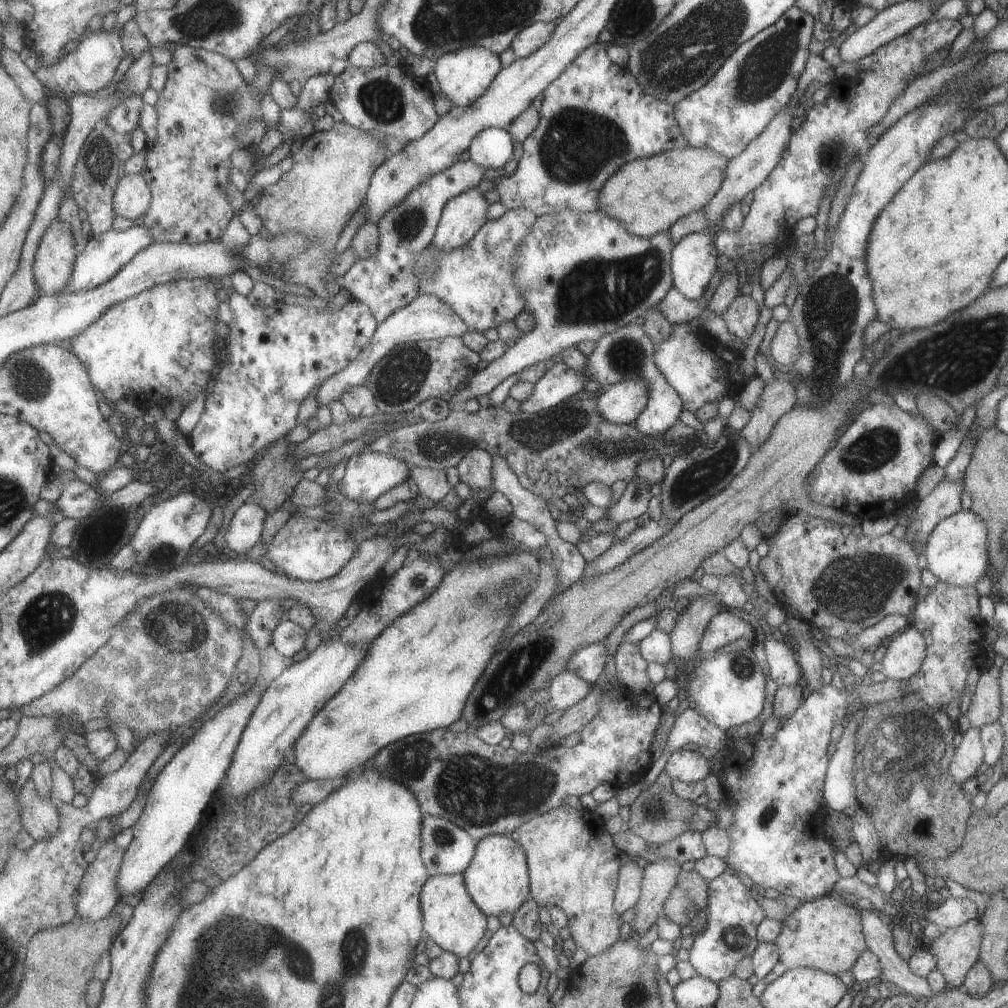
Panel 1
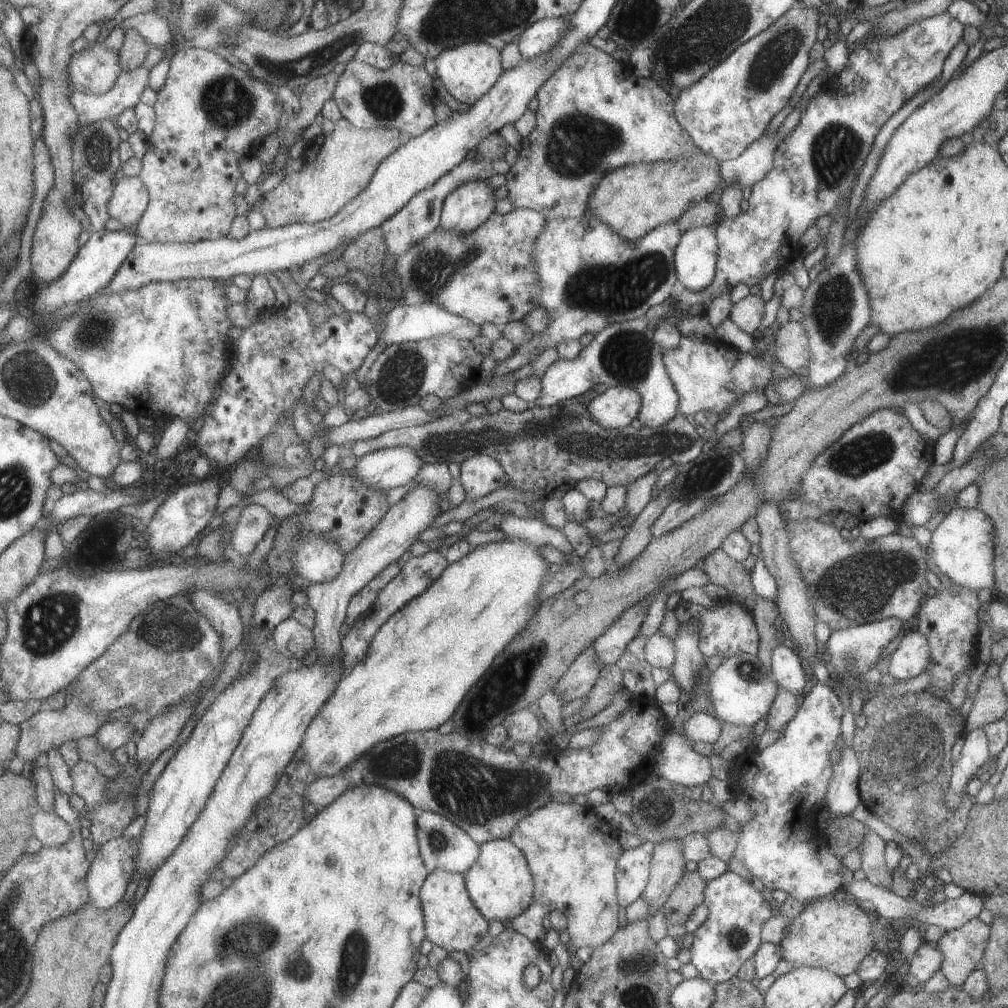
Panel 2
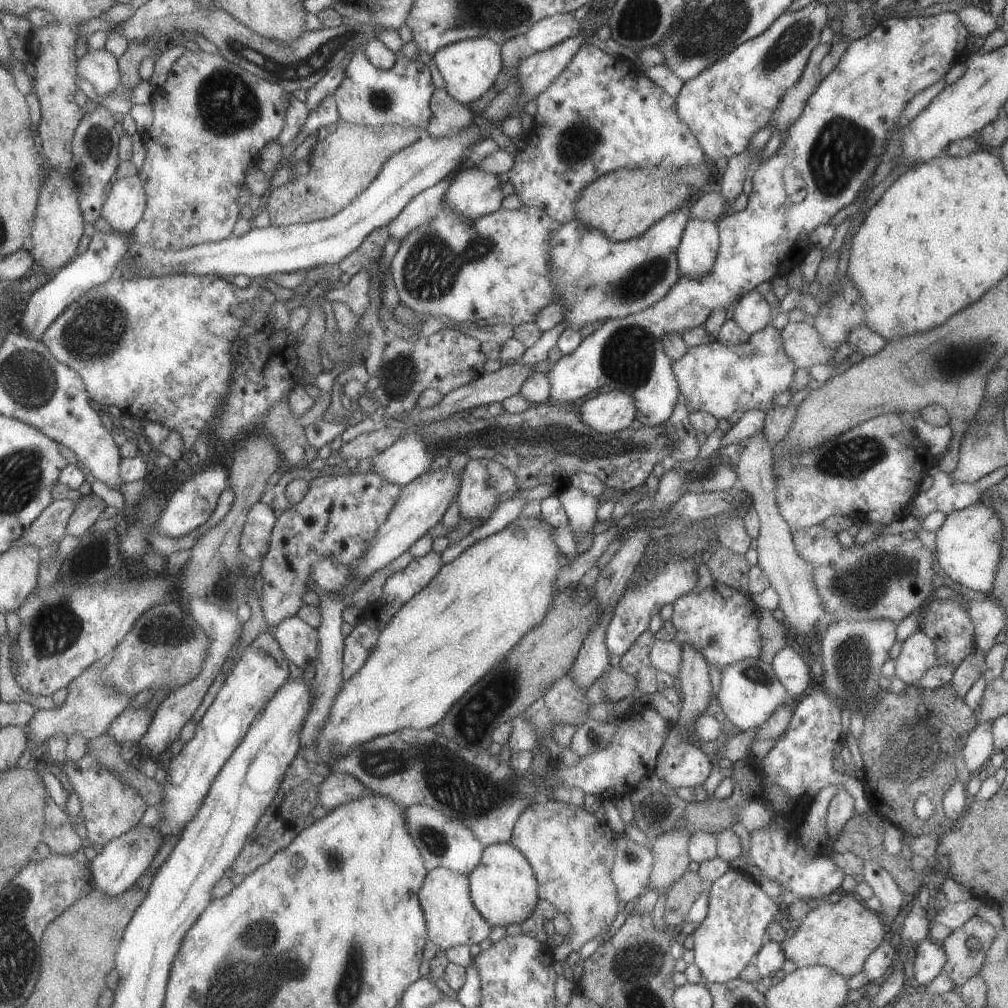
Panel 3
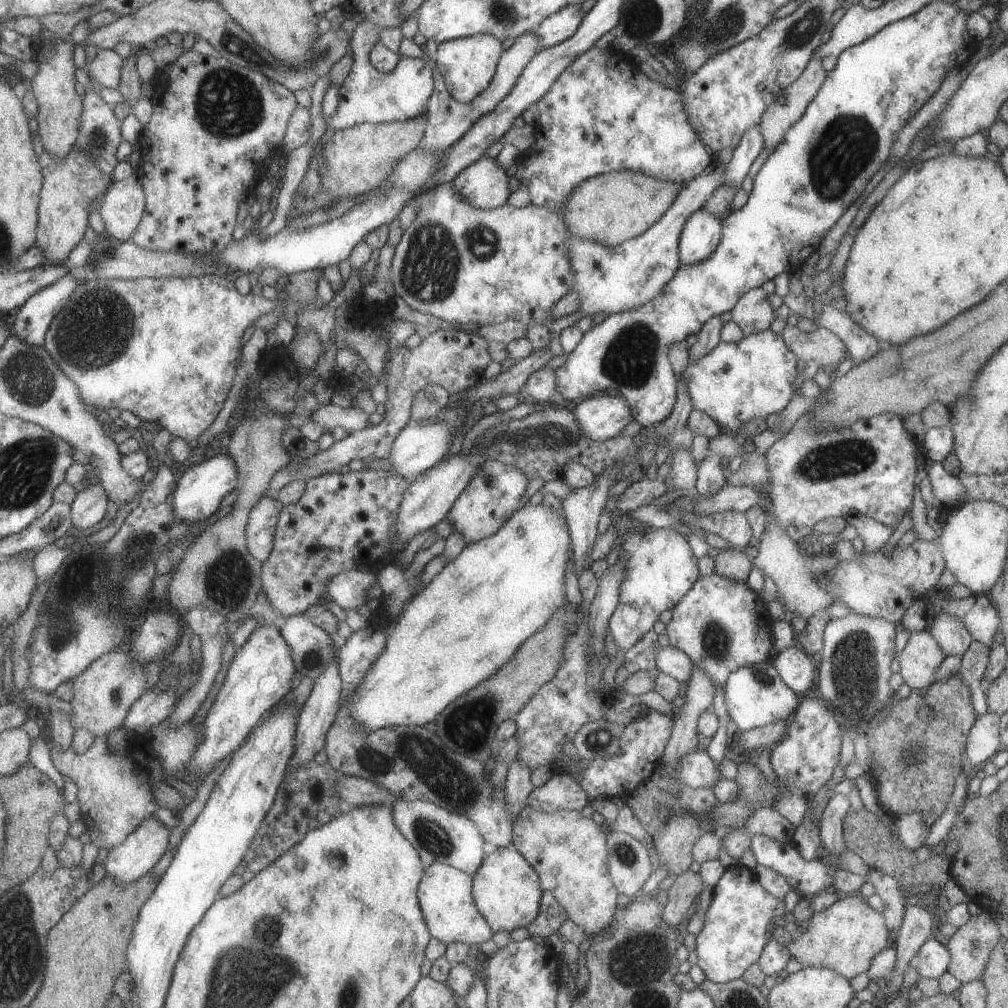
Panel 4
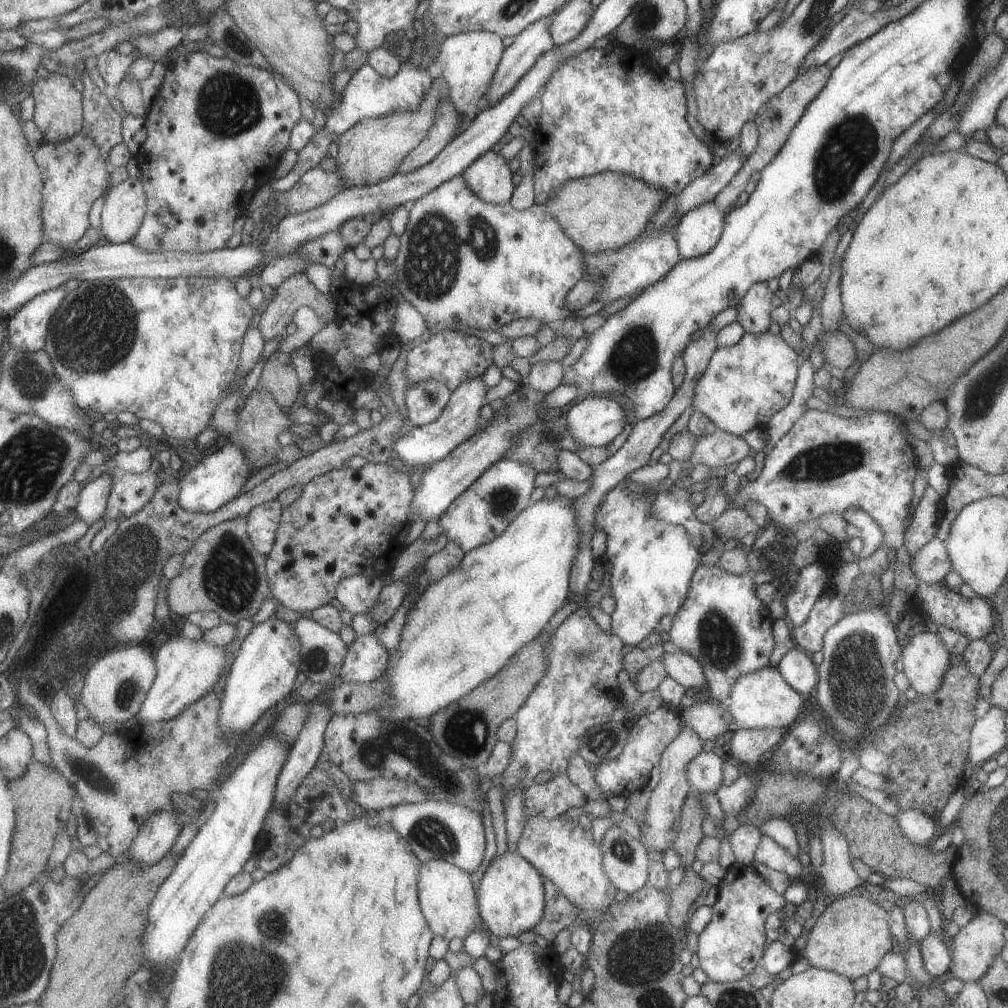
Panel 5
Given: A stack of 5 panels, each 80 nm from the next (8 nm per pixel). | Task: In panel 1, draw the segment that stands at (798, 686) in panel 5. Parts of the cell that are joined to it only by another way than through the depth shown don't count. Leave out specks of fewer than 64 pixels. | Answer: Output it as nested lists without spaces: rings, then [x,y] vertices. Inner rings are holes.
[[[768,630],[763,638],[769,678],[778,686],[802,684],[802,674],[790,647],[784,644],[784,640],[774,640]]]

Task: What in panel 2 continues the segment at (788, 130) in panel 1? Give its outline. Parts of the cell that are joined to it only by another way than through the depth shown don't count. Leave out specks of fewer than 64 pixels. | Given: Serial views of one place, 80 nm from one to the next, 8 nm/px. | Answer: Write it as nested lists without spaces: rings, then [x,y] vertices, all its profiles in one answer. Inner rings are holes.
[[[763,133],[748,144],[737,158],[718,162],[718,171],[725,185],[737,181],[742,188],[751,186],[769,170],[775,147],[781,142],[776,140],[775,133]]]

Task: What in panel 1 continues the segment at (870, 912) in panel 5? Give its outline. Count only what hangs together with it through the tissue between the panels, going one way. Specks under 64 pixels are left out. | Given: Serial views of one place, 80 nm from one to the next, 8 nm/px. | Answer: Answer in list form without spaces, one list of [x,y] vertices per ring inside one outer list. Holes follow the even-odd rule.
[[[832,894],[801,901],[791,912],[790,918],[795,920],[795,926],[791,928],[791,924],[781,922],[781,931],[774,941],[778,961],[785,968],[805,967],[835,975],[851,970],[859,954],[867,949],[858,909],[855,905],[843,904],[840,898]]]

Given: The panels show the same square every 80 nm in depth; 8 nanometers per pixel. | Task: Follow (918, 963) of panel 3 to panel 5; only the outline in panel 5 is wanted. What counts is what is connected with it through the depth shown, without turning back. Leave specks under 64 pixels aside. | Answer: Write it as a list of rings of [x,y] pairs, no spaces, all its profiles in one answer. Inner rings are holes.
[[[929,931],[928,935],[920,940],[920,955],[922,956],[925,970],[932,976],[938,977],[950,968],[952,954],[943,939],[935,932]]]

